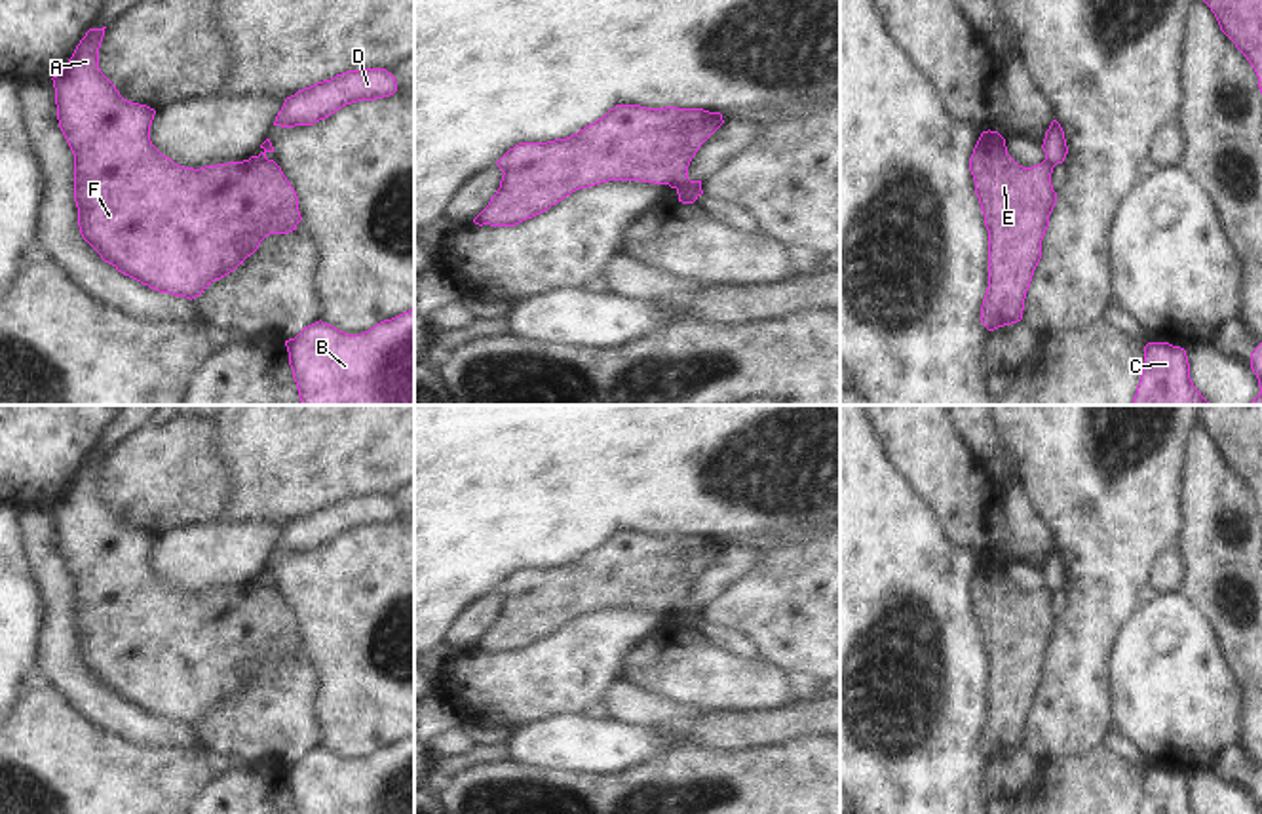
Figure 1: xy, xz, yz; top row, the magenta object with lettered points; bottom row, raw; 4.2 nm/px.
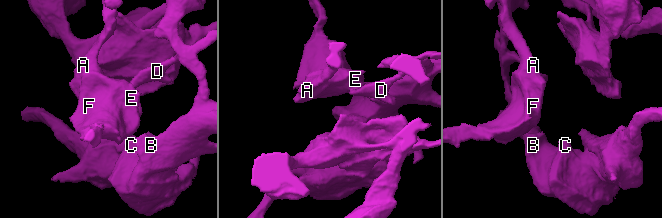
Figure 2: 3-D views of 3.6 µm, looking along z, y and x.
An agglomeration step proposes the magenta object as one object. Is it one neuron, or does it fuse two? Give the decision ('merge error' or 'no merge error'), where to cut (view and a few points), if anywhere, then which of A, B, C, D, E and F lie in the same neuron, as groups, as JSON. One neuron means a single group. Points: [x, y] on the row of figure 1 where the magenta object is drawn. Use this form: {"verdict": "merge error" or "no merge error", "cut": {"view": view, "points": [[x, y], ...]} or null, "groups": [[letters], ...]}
{"verdict": "merge error", "cut": {"view": "xz", "points": [[700, 185], [687, 183], [677, 189]]}, "groups": [["A", "E", "F"], ["B", "C", "D"]]}

